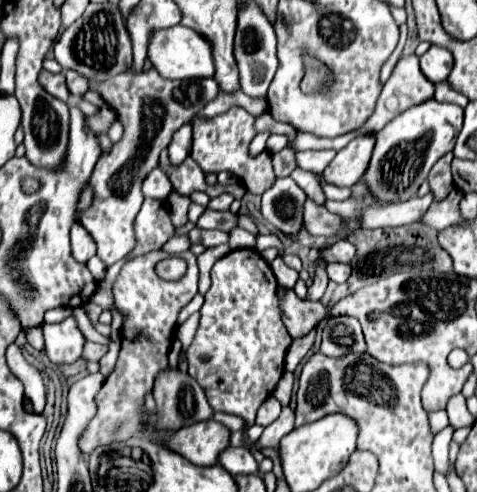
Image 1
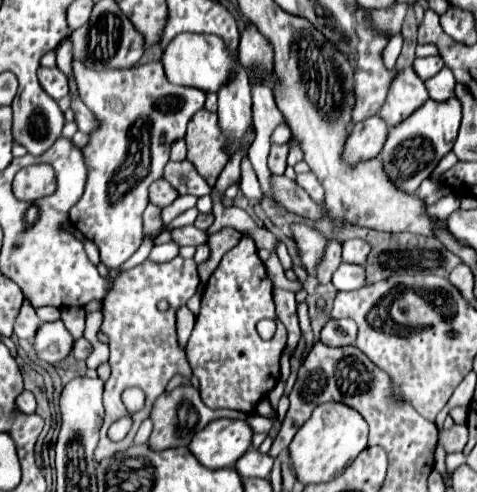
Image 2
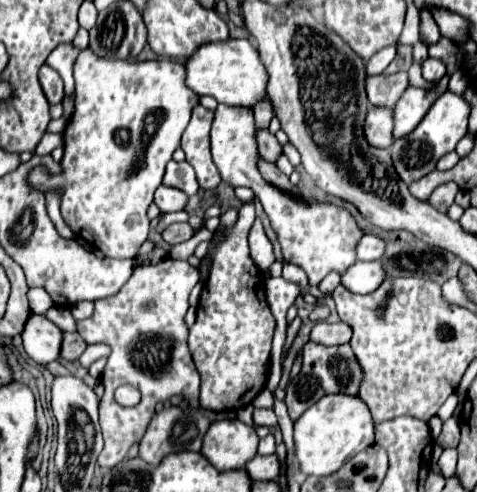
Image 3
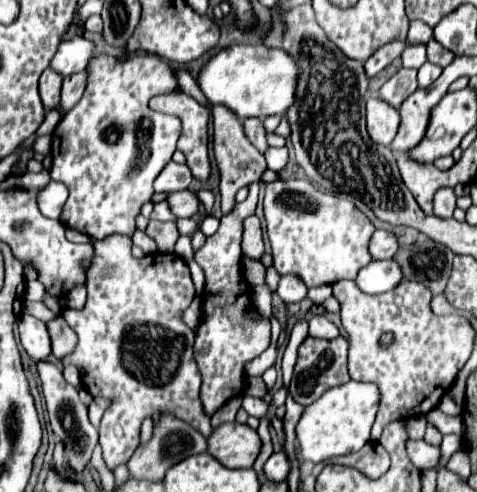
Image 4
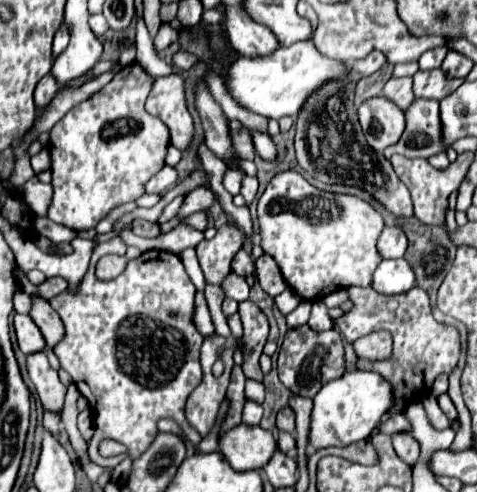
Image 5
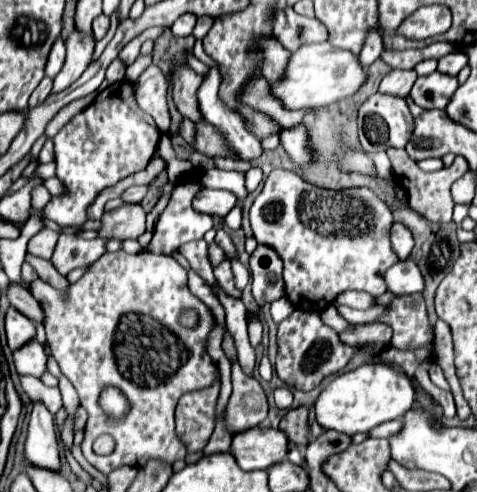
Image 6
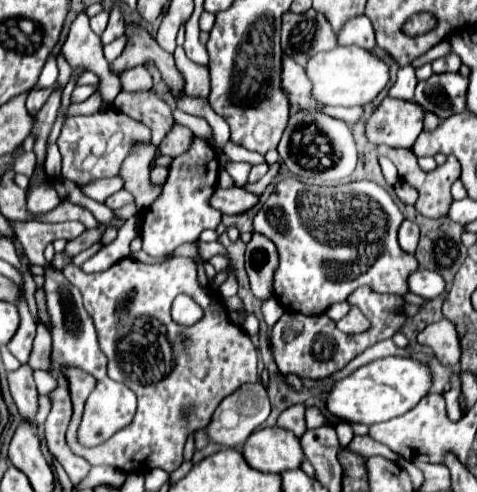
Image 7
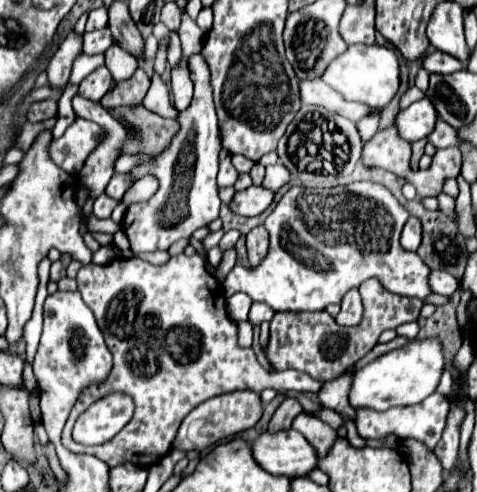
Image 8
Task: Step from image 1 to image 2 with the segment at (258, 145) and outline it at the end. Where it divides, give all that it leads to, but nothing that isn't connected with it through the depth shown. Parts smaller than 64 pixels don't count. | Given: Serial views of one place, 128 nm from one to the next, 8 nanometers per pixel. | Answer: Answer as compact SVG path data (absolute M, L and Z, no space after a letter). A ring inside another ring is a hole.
M248 158L242 160L242 180L240 180L240 192L248 198L248 200L262 200L262 190L260 190L260 182L252 170L252 164Z

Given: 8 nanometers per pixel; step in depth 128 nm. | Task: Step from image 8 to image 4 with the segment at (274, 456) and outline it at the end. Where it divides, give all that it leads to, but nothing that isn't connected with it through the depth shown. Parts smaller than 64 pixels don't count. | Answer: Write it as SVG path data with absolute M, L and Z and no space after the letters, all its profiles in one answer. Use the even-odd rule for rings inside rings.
M222 424L208 438L208 452L226 468L252 468L262 450L262 440L248 424Z

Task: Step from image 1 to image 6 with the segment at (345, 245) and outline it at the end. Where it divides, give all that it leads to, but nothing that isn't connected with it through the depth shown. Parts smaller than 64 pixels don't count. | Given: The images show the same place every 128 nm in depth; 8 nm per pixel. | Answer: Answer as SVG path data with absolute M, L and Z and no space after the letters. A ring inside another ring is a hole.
M396 222L392 226L392 248L400 256L400 260L406 260L410 256L412 248L414 248L412 232L404 224L400 224L400 222Z

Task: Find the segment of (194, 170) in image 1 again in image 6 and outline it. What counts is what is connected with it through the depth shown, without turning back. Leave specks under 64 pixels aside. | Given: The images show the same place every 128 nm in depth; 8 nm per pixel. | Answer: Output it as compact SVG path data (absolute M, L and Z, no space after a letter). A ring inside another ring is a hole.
M130 186L128 190L122 192L120 198L128 204L138 204L146 196L146 192L148 192L148 186Z

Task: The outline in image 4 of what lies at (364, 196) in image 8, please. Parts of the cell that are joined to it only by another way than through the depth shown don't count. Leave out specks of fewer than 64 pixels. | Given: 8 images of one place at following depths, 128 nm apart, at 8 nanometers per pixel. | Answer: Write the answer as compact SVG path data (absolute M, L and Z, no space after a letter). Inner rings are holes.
M292 178L284 184L268 184L266 196L264 196L264 218L266 218L266 230L272 246L272 258L274 268L282 276L298 276L306 288L322 286L322 284L334 284L338 280L356 280L360 268L372 262L372 256L368 252L368 242L376 230L376 226L370 222L370 218L358 210L350 200L324 194L318 188L312 186L312 182L302 178Z

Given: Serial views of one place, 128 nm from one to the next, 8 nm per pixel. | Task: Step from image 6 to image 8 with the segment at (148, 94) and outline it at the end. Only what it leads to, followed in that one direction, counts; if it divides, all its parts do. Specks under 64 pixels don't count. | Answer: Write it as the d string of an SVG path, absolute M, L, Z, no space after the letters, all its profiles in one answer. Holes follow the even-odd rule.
M110 46L104 52L104 56L106 56L106 68L110 70L110 74L116 82L124 80L126 76L132 76L132 70L138 66L136 58L130 52L122 50L120 46Z

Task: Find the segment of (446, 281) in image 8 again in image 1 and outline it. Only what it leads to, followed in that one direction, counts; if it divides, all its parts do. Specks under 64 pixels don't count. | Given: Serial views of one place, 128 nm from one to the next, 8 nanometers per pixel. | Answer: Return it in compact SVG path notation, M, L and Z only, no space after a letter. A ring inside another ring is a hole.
M328 264L328 276L336 284L344 284L350 278L350 274L352 274L350 264Z

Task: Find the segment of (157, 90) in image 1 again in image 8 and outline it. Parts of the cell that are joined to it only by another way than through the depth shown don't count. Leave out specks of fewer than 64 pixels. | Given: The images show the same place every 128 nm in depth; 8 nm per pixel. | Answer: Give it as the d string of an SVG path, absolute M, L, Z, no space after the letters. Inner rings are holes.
M78 118L60 138L52 138L48 154L52 162L66 172L80 172L88 154L102 140L102 128L94 122Z

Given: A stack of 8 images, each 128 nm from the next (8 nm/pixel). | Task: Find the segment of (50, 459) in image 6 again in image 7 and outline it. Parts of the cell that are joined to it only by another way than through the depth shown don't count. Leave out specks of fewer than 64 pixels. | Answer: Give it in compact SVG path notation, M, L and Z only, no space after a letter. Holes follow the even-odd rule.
M22 364L18 370L8 372L8 386L12 392L12 398L20 410L20 414L34 422L34 414L36 414L36 384L32 378L32 368L28 364Z

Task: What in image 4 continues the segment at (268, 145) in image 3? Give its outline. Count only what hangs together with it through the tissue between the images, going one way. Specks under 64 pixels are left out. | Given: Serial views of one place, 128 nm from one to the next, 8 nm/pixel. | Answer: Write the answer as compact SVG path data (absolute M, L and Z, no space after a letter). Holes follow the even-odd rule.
M256 118L244 120L244 134L252 142L252 146L258 148L258 152L264 152L268 148L266 136L264 136L264 126L260 120L256 120Z

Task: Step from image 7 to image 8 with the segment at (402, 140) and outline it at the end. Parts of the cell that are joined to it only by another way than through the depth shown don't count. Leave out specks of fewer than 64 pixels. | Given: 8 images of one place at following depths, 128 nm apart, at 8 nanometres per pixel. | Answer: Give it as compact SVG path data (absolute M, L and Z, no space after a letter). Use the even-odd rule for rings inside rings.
M422 98L396 116L396 126L408 142L416 142L430 136L430 132L436 126L436 120L438 120L436 108L428 98Z

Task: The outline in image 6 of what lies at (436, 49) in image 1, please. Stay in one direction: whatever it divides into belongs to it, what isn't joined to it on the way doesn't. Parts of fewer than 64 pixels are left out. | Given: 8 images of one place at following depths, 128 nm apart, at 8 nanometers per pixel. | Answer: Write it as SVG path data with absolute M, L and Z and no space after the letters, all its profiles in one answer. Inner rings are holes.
M432 72L430 76L422 76L422 78L418 78L418 80L414 82L410 96L412 96L412 100L414 100L418 106L422 106L424 110L444 110L444 108L448 106L450 98L454 96L454 92L456 92L458 86L460 86L460 84L458 84L458 78L456 78L456 76L442 74L442 72Z

